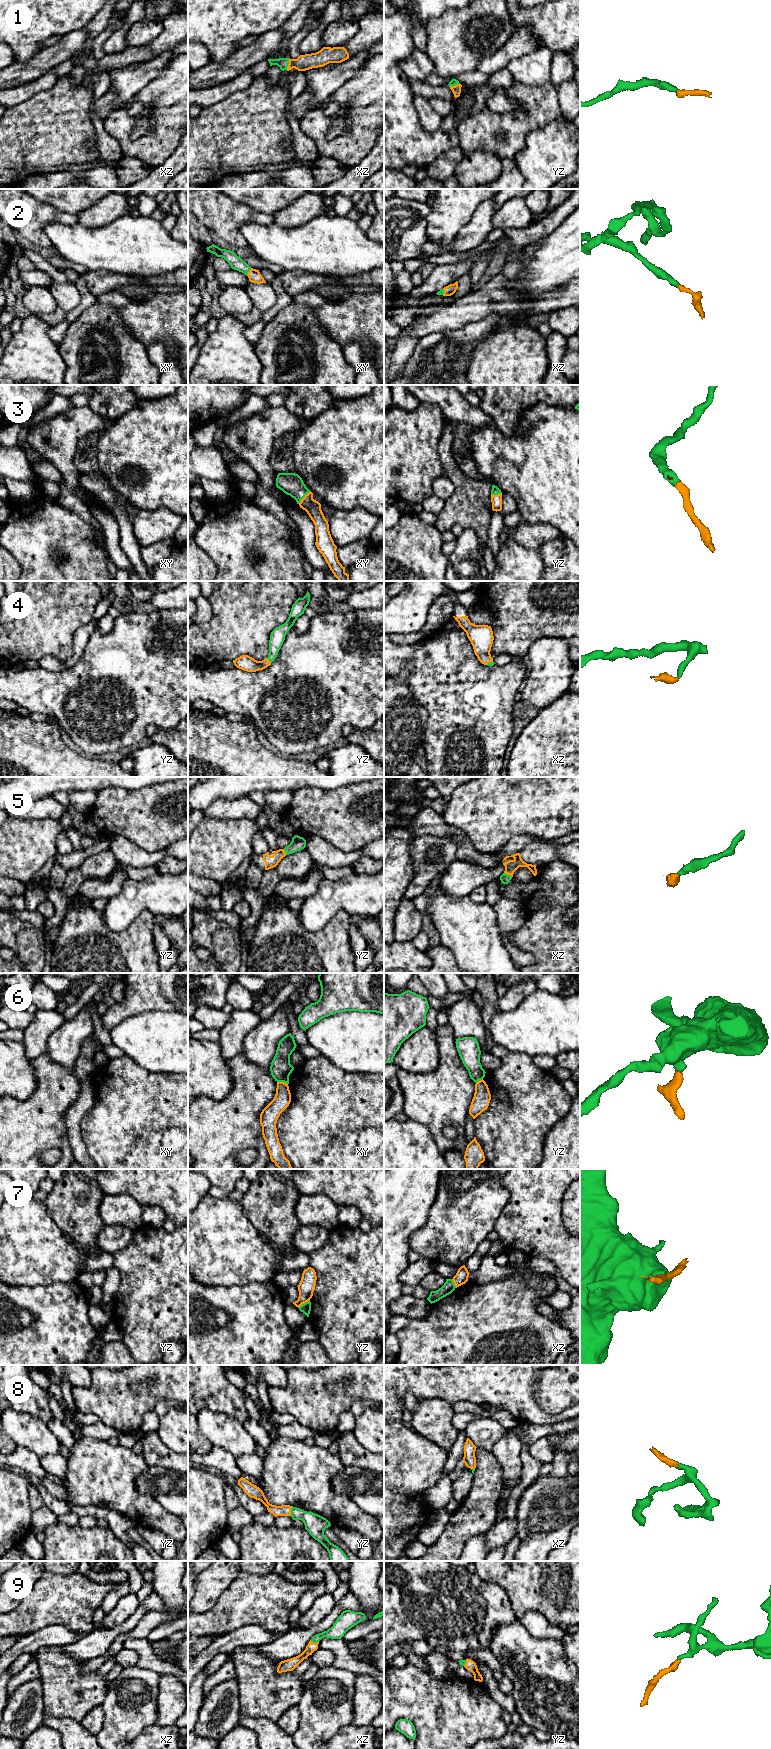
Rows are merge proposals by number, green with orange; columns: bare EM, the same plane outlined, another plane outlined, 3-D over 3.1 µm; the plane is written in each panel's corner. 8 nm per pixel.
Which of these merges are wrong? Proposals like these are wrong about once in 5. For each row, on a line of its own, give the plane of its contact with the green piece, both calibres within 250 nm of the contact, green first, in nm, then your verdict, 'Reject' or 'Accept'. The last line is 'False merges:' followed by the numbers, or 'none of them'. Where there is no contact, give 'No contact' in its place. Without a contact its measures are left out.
1: Touches green in xz. Thickness 80 nm (green) against 130 nm. Accept
2: Touches green in xy. Thickness 110 nm (green) against 100 nm. Accept
3: Touches green in xy. Thickness 180 nm (green) against 130 nm. Accept
4: Touches green in yz. Thickness 120 nm (green) against 120 nm. Accept
5: Touches green in xz. Thickness 80 nm (green) against 100 nm. Accept
6: Touches green in xy. Thickness 170 nm (green) against 140 nm. Reject
7: Touches green in yz. Thickness 80 nm (green) against 140 nm. Reject
8: Touches green in yz. Thickness 160 nm (green) against 100 nm. Accept
9: Touches green in xz. Thickness 120 nm (green) against 90 nm. Accept
False merges: 6, 7

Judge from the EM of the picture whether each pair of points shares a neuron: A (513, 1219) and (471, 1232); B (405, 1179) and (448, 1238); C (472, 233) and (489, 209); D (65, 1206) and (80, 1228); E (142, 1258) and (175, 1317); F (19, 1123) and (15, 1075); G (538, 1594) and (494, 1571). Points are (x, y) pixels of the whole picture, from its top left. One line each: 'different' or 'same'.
A: different
B: different
C: same
D: same
E: same
F: different
G: same

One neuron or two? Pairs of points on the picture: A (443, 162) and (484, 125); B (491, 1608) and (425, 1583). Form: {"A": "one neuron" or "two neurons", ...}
{"A": "two neurons", "B": "one neuron"}

